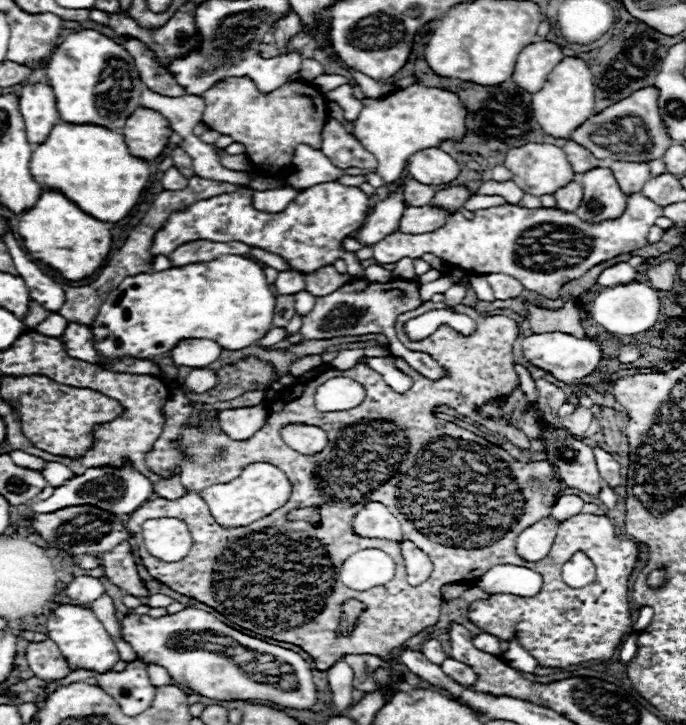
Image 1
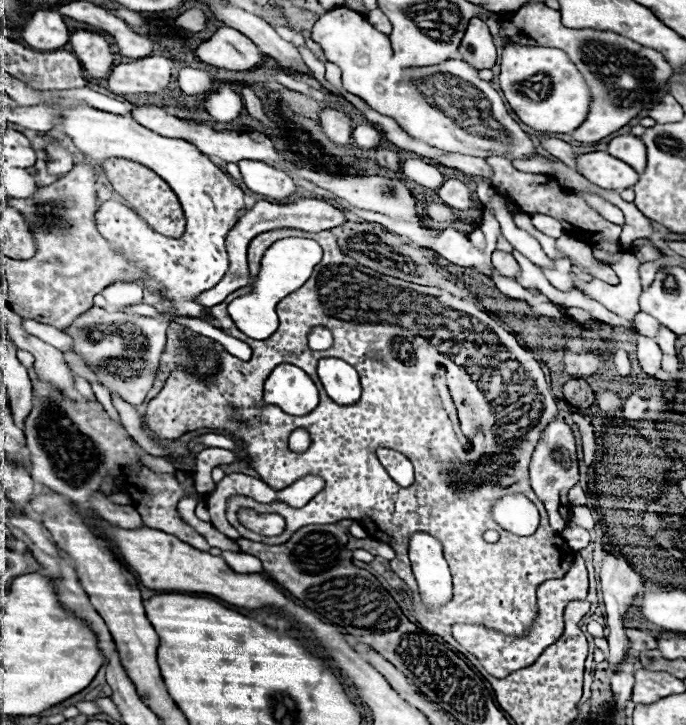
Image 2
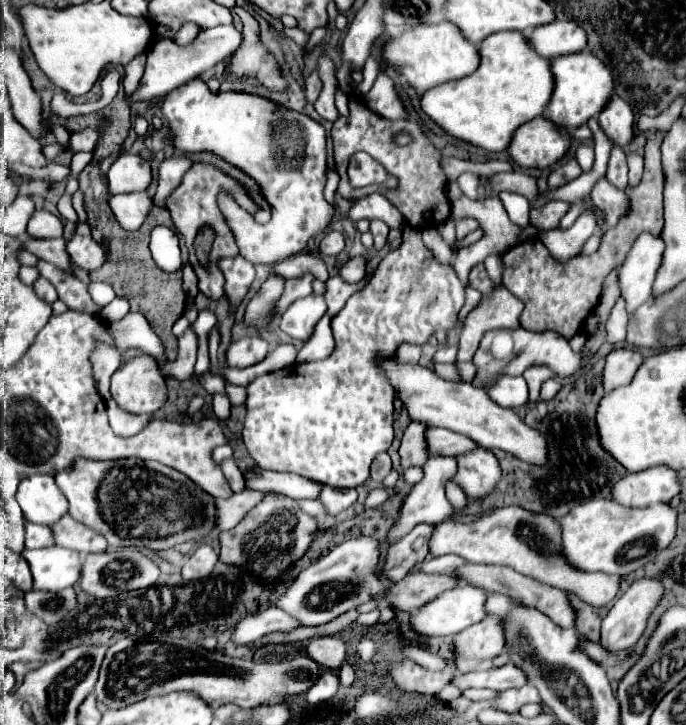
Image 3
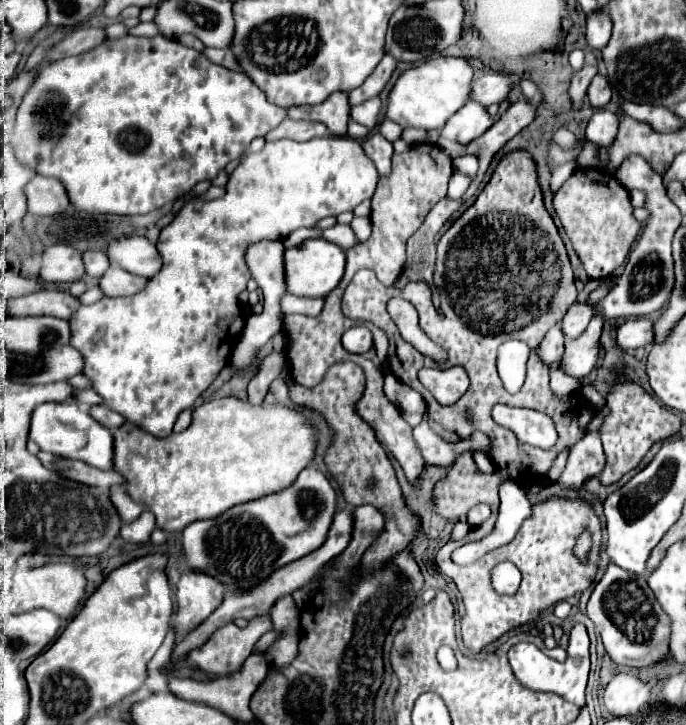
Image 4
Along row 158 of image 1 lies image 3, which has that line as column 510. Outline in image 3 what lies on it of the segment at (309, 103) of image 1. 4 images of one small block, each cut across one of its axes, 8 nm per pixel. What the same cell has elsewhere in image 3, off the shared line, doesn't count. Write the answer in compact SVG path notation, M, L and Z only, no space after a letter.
M656 132L652 138L648 138L644 152L644 178L640 186L626 188L626 194L630 198L628 214L618 222L616 228L608 230L602 236L602 244L598 252L590 256L580 254L578 258L572 258L568 264L560 264L550 256L550 252L542 242L520 242L502 254L502 262L504 262L502 284L516 298L524 302L520 324L526 330L534 330L534 332L554 330L564 338L572 338L580 330L580 324L588 318L588 314L592 314L592 310L598 306L598 298L602 292L600 282L604 282L604 278L616 266L620 266L620 258L628 254L636 238L642 232L660 234L664 226L664 218L662 218L664 172L660 164L660 142L662 142L662 132Z

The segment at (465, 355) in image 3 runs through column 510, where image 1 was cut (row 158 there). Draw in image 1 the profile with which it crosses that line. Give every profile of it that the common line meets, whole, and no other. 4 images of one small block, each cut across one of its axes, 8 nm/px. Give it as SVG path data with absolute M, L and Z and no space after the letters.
M300 144L294 152L294 172L286 178L286 184L300 192L314 184L334 182L340 176L344 176L344 172L336 168L320 150Z

